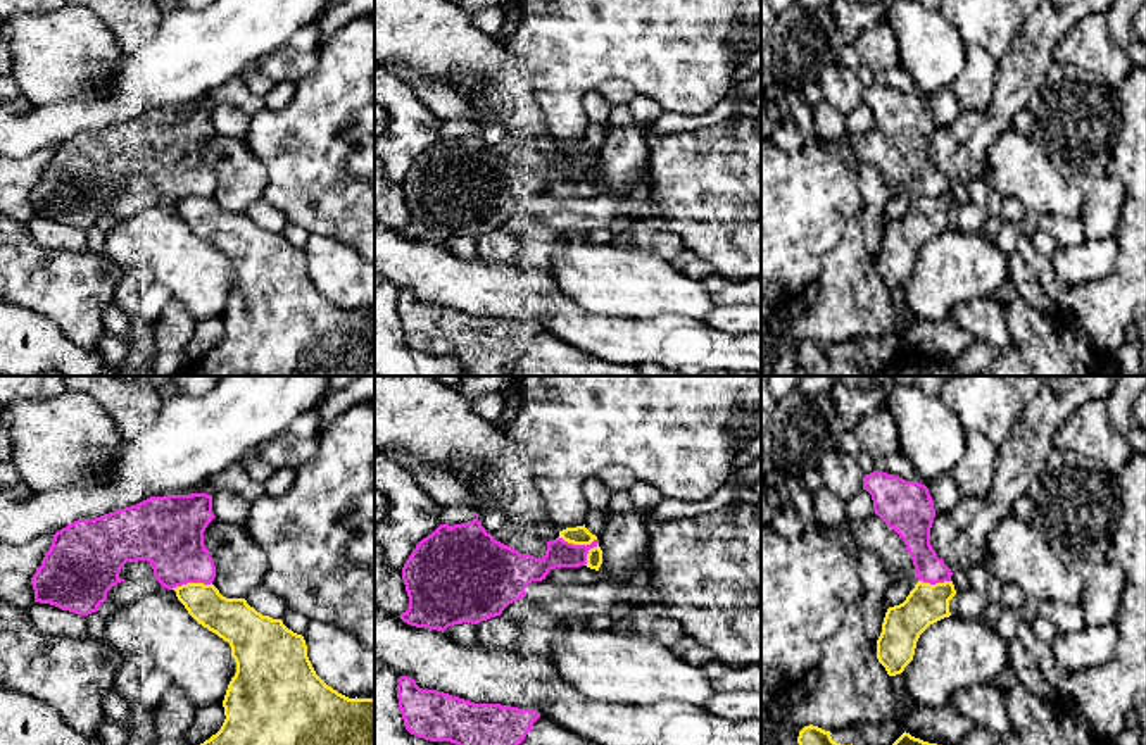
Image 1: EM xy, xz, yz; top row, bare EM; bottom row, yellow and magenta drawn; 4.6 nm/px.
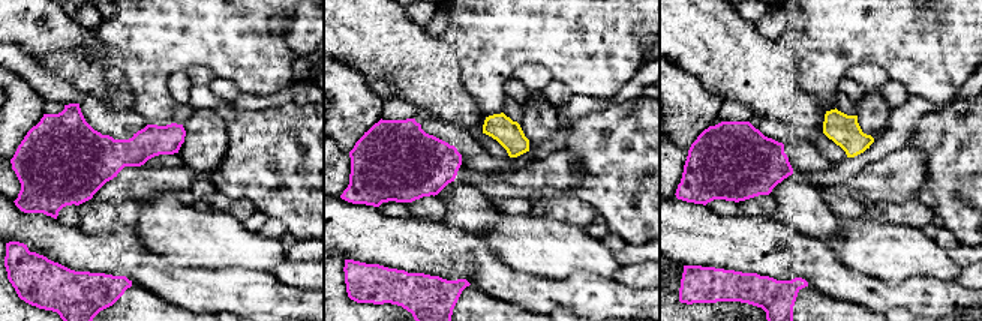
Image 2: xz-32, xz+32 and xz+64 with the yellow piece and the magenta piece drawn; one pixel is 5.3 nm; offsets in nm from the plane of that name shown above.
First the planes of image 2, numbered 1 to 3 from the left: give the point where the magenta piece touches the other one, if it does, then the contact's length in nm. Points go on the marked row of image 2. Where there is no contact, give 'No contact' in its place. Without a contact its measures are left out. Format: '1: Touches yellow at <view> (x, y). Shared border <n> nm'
1: No contact
2: No contact
3: No contact

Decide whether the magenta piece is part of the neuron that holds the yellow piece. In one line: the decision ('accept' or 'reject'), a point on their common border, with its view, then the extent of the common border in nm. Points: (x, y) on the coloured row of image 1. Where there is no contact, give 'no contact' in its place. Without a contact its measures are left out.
reject; meets yellow in xz at (579, 544); contact 200 nm long

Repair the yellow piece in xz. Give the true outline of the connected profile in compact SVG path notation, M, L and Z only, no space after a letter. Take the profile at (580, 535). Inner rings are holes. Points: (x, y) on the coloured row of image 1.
M585 524L583 526L576 526L576 528L566 528L563 531L559 531L559 538L563 538L568 543L573 545L590 545L594 540L597 540L595 535L592 535Z

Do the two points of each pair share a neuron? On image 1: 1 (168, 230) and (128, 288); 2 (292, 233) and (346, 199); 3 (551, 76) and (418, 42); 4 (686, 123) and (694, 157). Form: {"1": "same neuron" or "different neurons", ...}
{"1": "different neurons", "2": "different neurons", "3": "different neurons", "4": "different neurons"}

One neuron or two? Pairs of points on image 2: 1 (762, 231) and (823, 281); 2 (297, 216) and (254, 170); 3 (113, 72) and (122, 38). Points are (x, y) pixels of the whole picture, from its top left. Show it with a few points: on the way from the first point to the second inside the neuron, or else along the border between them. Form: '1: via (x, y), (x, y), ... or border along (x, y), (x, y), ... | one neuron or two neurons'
1: via (778, 237), (786, 239), (811, 264) | one neuron
2: via (285, 204), (267, 189), (266, 182) | one neuron
3: border along (105, 56), (119, 65), (125, 83), (132, 93) | two neurons

